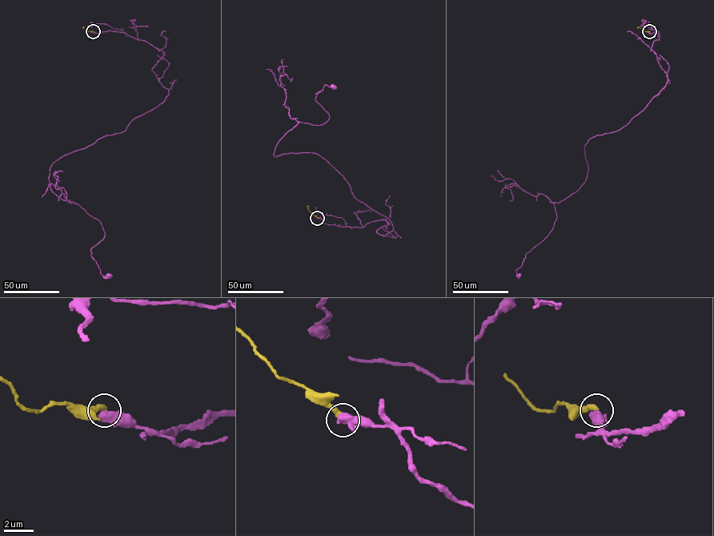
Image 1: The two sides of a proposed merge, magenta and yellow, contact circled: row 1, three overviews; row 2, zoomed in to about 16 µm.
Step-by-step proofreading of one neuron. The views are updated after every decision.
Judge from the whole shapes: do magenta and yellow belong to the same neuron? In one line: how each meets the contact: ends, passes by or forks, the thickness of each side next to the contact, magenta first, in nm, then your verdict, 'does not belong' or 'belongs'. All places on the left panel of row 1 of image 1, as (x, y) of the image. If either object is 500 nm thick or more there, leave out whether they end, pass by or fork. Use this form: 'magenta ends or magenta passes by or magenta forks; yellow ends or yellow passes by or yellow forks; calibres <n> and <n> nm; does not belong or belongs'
calibres 600 and 400 nm; does not belong

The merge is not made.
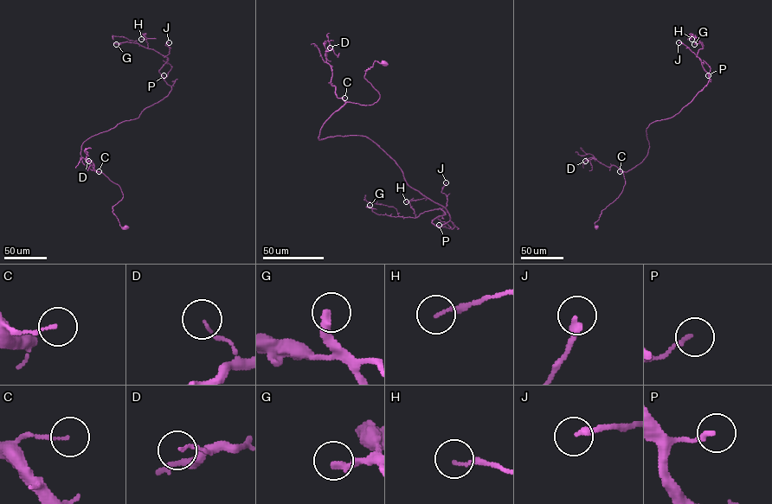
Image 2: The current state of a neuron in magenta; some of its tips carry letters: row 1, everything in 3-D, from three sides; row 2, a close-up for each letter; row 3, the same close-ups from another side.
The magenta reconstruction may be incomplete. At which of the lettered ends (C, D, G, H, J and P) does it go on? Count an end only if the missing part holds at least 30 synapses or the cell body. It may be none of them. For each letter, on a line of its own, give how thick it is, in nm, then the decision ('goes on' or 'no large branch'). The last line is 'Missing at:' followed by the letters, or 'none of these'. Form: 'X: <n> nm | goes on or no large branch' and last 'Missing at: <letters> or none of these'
C: 110 nm | no large branch
D: 90 nm | no large branch
G: 280 nm | goes on
H: 140 nm | no large branch
J: 240 nm | no large branch
P: 170 nm | no large branch
Missing at: G

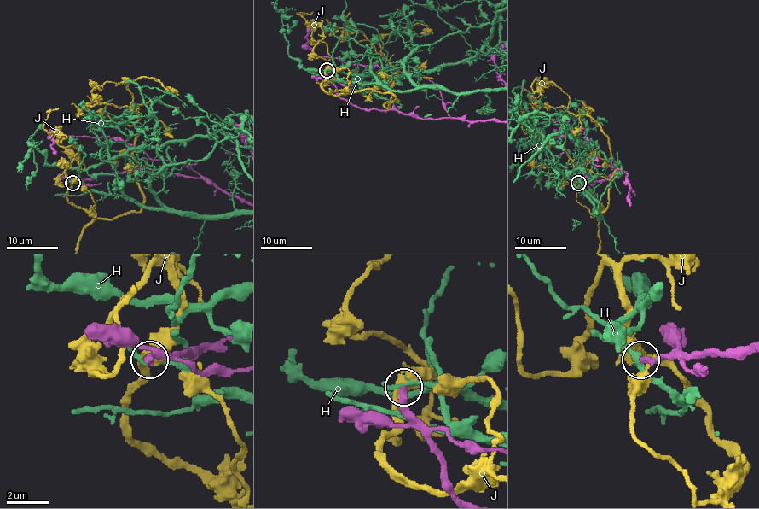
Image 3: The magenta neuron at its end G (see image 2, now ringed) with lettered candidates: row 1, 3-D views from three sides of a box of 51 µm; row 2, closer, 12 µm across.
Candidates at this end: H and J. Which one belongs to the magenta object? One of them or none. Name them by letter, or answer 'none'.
none

